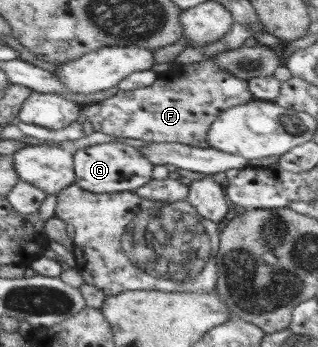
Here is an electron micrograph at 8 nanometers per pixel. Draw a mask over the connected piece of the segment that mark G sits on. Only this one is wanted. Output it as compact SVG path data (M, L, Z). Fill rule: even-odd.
M110 142L108 144L96 144L88 146L84 150L78 150L73 156L75 182L73 183L82 191L93 194L113 194L116 192L135 192L152 179L153 166L143 158L139 149Z

